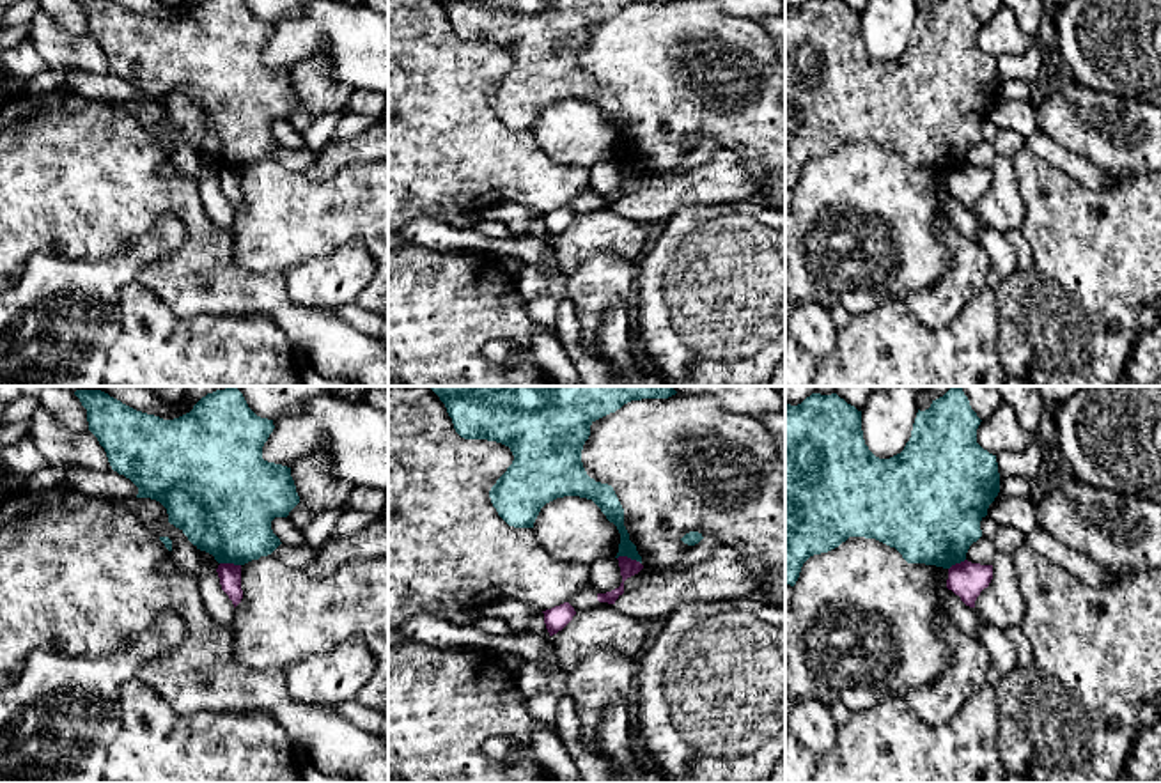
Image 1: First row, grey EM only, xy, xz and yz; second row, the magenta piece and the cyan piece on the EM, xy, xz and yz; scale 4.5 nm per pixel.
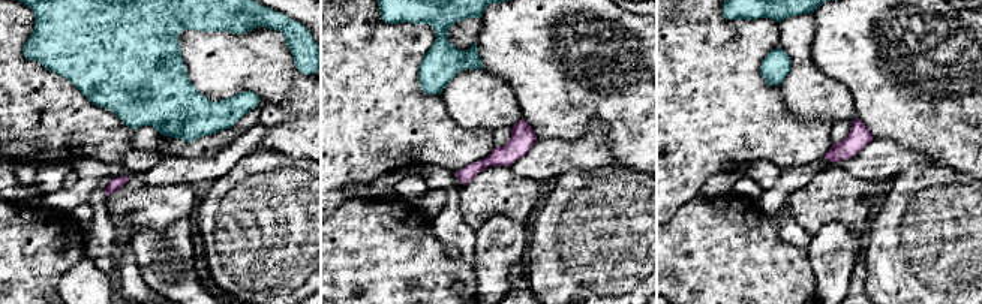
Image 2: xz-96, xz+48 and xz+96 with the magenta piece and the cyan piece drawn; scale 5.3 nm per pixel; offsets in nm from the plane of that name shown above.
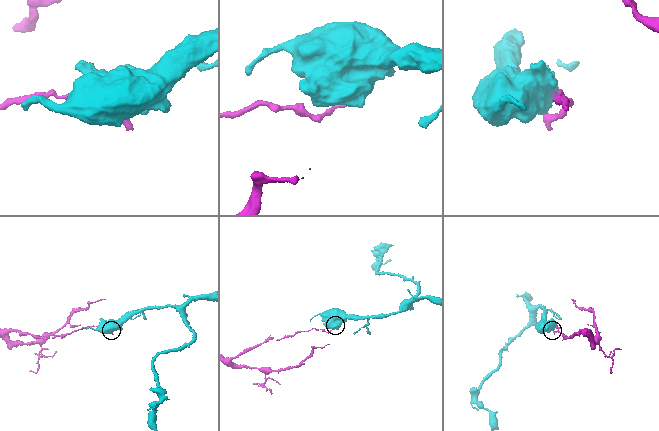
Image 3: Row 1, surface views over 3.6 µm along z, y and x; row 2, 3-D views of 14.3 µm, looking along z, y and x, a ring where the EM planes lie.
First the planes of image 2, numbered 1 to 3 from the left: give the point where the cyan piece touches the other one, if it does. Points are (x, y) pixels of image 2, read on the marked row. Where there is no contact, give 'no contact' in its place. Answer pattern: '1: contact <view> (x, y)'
1: no contact
2: no contact
3: no contact

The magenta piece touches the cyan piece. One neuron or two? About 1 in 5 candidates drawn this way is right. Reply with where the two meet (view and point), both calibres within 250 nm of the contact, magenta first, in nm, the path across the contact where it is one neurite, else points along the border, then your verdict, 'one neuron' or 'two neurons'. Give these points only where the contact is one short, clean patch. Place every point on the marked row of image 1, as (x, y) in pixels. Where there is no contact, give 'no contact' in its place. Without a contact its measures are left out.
contact xz (630, 558); calibres 80 and 90 nm; border xz (617, 557), (628, 557), (640, 564); two neurons

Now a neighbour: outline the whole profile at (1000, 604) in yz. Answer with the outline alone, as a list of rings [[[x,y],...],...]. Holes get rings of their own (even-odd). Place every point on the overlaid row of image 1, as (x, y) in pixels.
[[[996,553],[991,565],[993,579],[977,597],[975,609],[986,624],[998,629],[1021,627],[1026,609],[1012,556]]]

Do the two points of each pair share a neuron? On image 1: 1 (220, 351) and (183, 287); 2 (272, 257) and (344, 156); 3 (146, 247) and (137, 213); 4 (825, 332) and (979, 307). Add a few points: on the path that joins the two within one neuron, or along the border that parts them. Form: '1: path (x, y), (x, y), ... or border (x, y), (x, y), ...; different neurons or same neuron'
1: border (160, 300), (181, 317), (241, 316); different neurons
2: border (367, 162), (346, 163), (325, 179), (303, 174); different neurons
3: border (183, 222), (172, 217), (158, 218), (109, 257); different neurons
4: border (837, 330), (835, 348), (818, 358); different neurons

